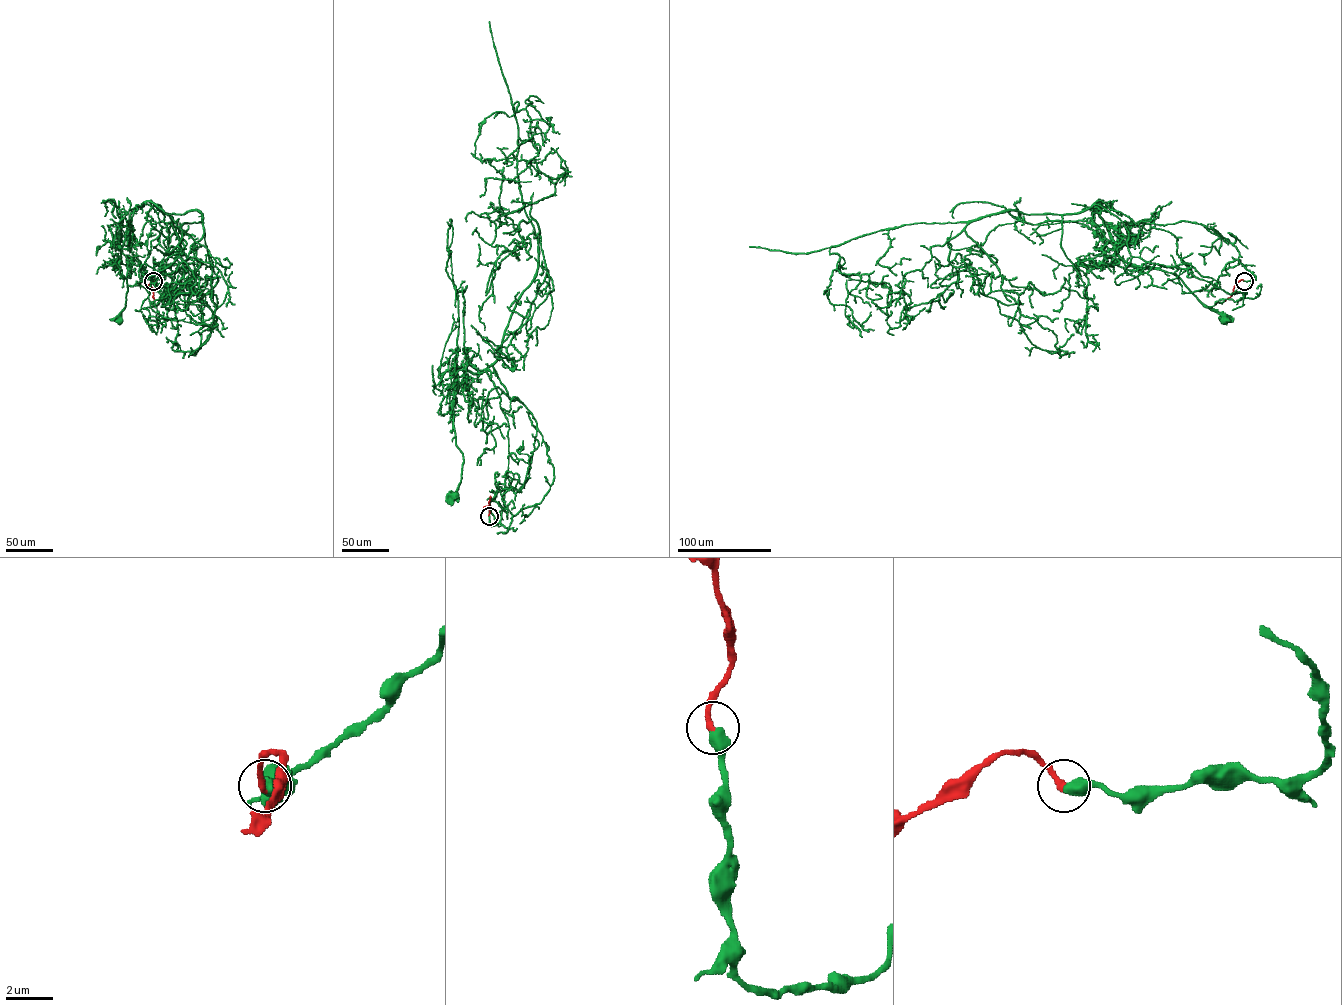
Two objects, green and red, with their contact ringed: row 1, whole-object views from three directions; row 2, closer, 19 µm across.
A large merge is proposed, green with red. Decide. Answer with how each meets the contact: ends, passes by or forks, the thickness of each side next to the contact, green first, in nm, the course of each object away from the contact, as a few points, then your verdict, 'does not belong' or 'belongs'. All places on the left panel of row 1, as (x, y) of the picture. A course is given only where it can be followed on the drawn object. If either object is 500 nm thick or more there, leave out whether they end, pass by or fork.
calibres 550 and 280 nm; course green (153, 281), (165, 269), (173, 224), (165, 224), (150, 200), (128, 221), (117, 266), (127, 291), (120, 322); course red (153, 281), (147, 285), (152, 288), (154, 300); belongs

